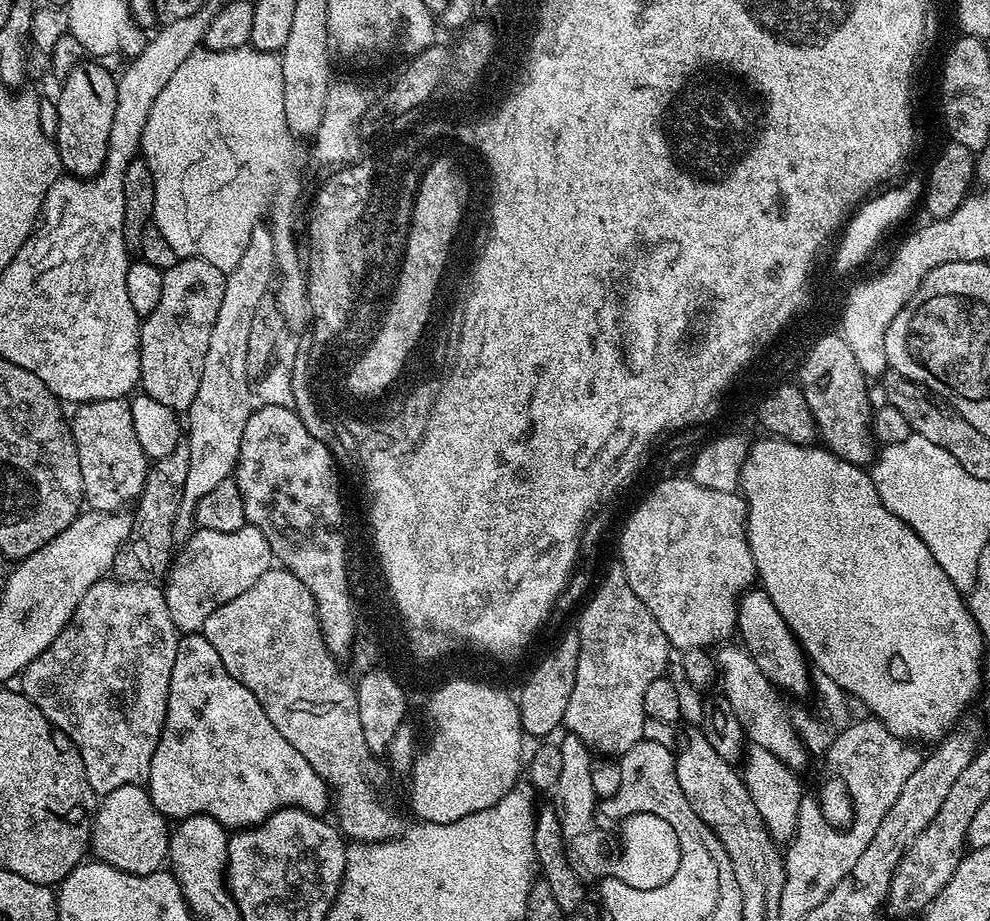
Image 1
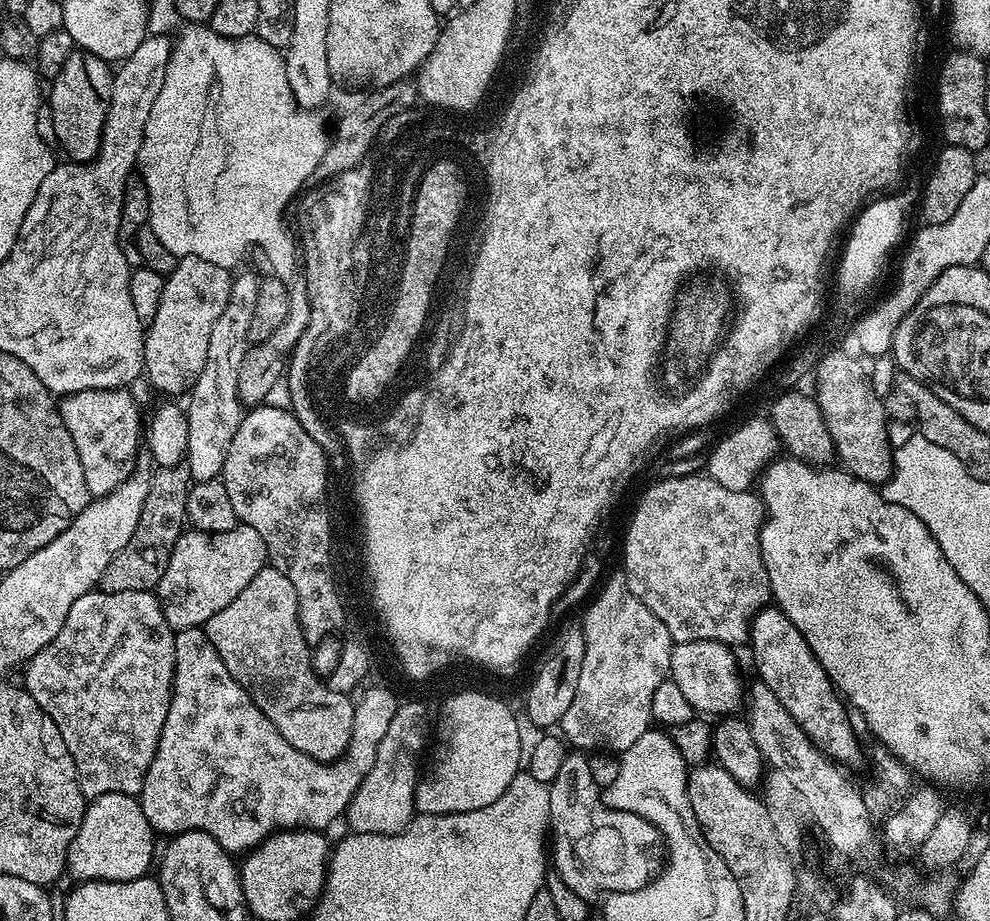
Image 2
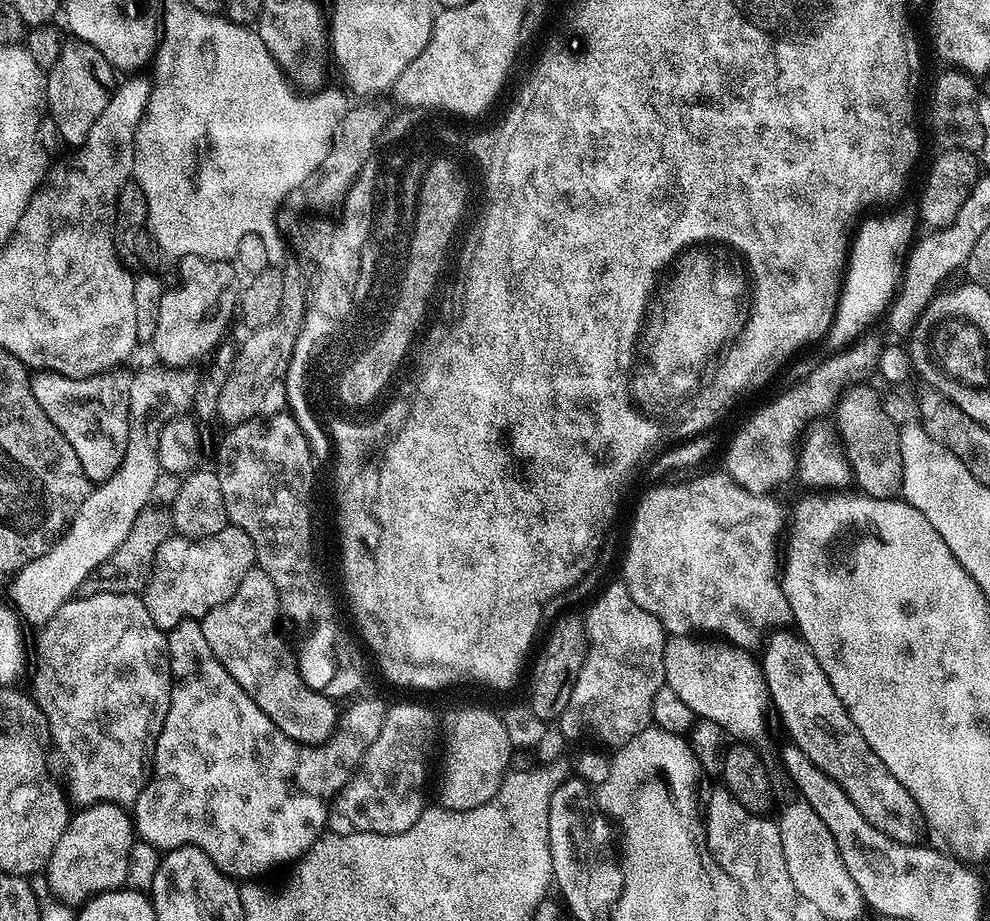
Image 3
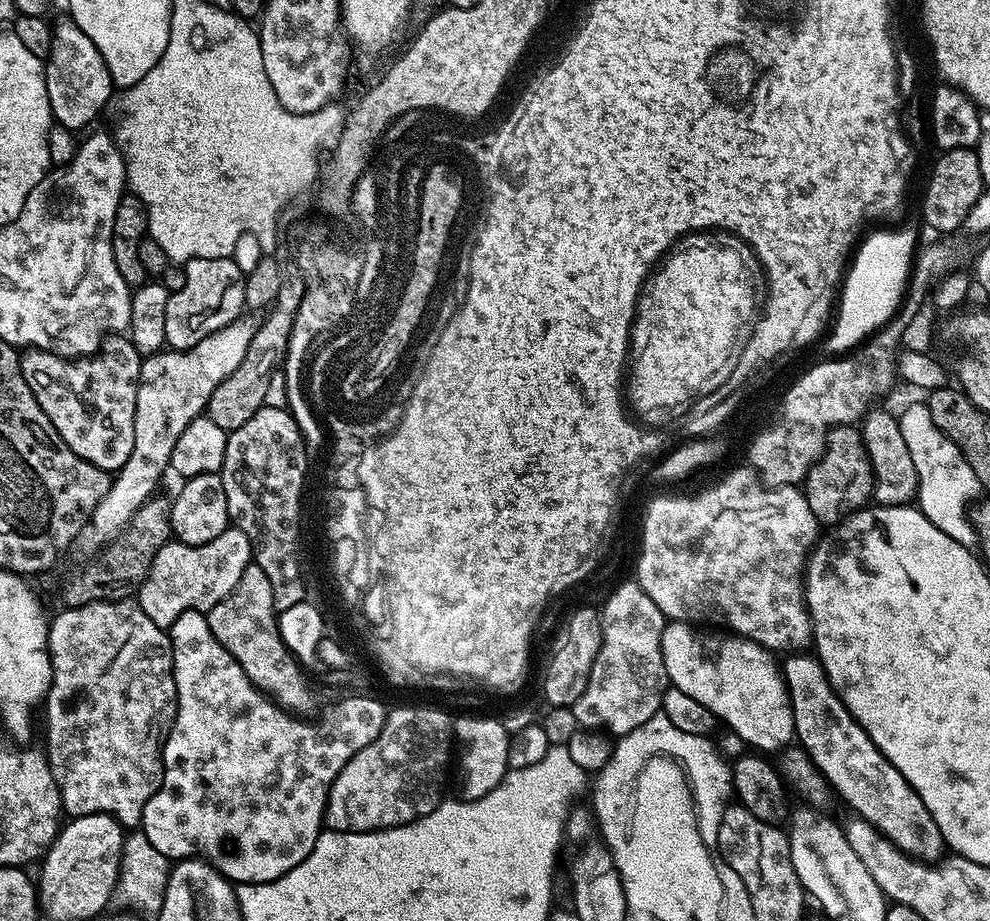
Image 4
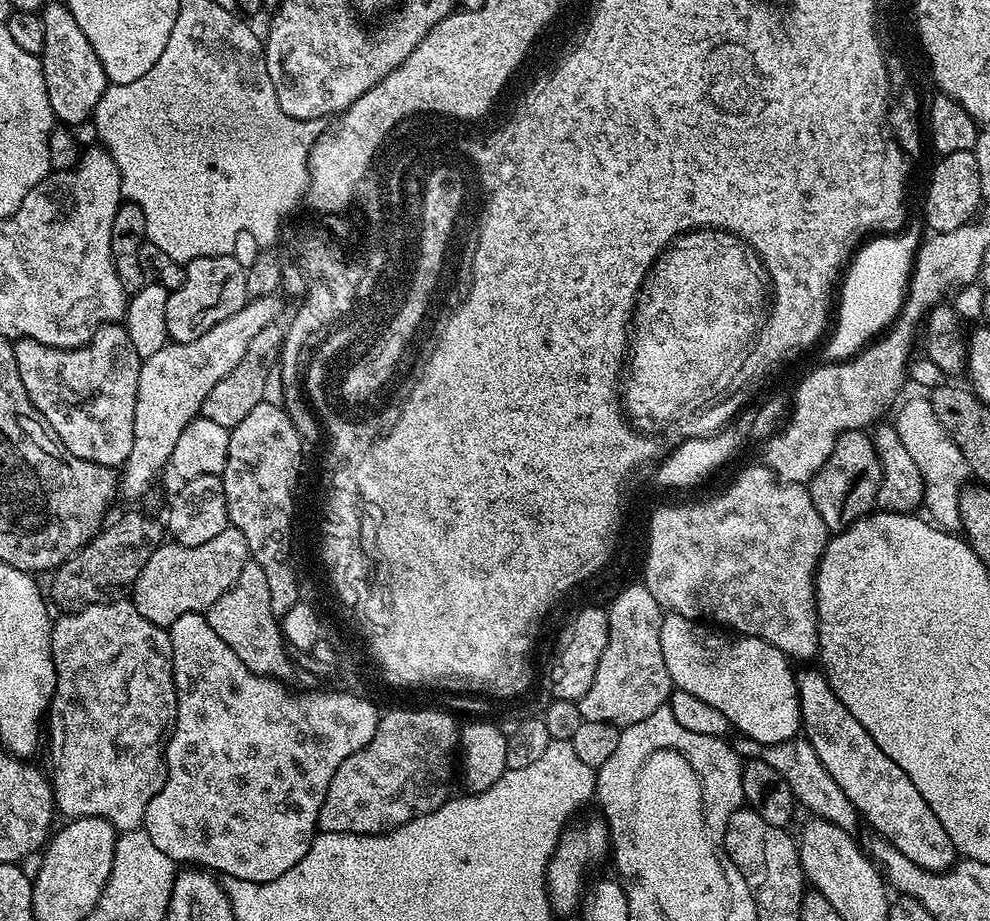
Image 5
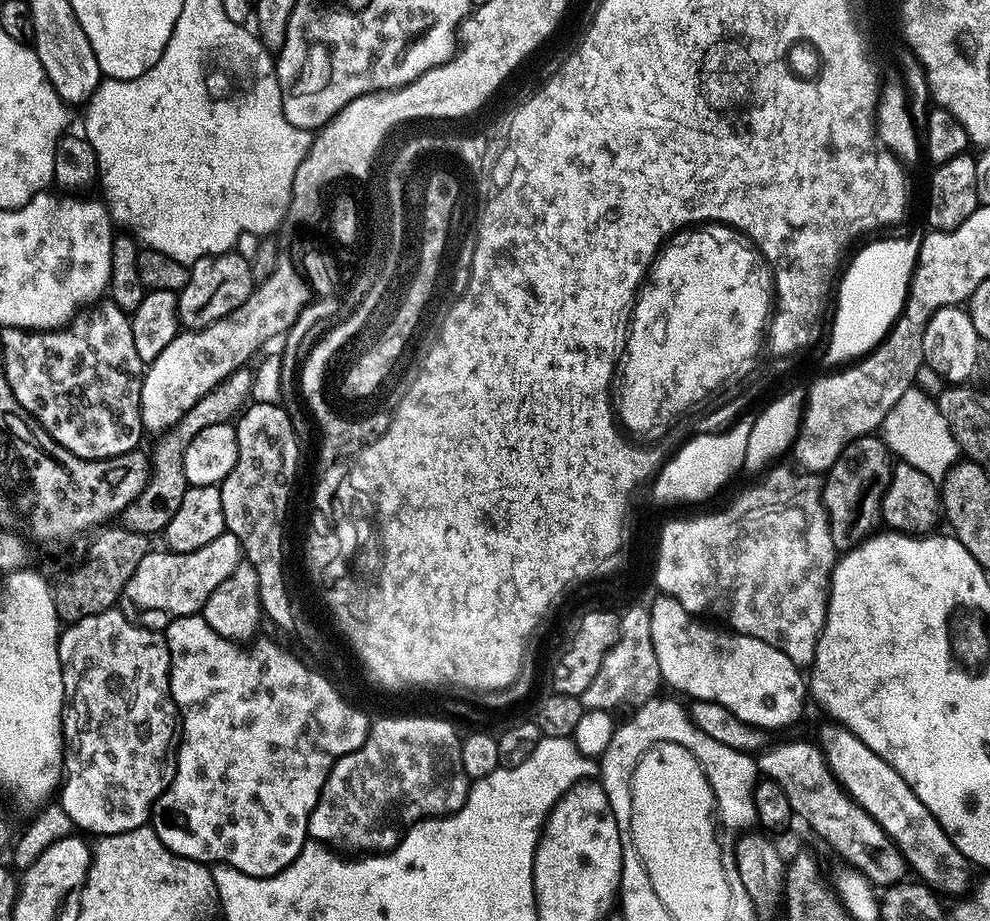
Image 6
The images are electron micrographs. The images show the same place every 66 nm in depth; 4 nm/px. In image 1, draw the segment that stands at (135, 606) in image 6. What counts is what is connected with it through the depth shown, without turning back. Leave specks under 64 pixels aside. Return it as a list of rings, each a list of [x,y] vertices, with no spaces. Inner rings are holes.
[[[249,523],[229,532],[196,528],[181,548],[184,549],[175,555],[163,585],[170,622],[174,622],[180,634],[199,633],[206,618],[210,618],[218,606],[226,606],[230,598],[238,598],[238,594],[250,590],[274,564],[266,534]]]

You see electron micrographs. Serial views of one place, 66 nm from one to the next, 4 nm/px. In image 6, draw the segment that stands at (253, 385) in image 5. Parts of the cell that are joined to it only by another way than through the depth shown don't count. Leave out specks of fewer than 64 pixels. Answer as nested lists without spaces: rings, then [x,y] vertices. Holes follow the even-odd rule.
[[[249,367],[236,368],[222,383],[204,394],[172,429],[157,437],[158,442],[153,452],[150,452],[148,484],[131,506],[124,509],[122,520],[125,525],[147,536],[163,533],[171,518],[174,518],[188,487],[184,474],[186,448],[206,426],[231,423],[247,407],[252,395],[253,380],[253,371]]]

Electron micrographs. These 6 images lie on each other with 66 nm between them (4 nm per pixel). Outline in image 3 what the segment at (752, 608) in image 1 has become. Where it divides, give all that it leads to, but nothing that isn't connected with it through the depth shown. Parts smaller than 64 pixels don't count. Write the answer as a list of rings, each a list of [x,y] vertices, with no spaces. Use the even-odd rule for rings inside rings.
[[[772,630],[764,644],[765,682],[768,683],[771,703],[780,711],[792,731],[791,740],[828,776],[834,777],[858,806],[863,816],[900,844],[913,843],[912,824],[925,823],[926,817],[916,799],[890,774],[890,770],[868,745],[866,738],[854,726],[842,698],[834,690],[826,670],[818,662],[815,651],[803,635],[788,630]]]

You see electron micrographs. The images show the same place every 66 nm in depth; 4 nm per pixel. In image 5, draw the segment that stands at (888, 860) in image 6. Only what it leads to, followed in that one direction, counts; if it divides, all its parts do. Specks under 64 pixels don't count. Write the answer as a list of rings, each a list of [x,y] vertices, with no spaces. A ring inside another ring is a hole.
[[[797,736],[782,743],[765,746],[764,744],[747,737],[737,737],[738,740],[731,741],[730,747],[736,755],[743,760],[760,759],[774,770],[778,770],[783,780],[791,788],[792,796],[804,809],[810,811],[813,817],[834,823],[841,829],[850,832],[858,821],[858,813],[853,804],[846,798],[845,792],[841,790],[836,782],[830,778],[830,774],[821,765],[821,760],[814,753],[813,747],[808,740]]]

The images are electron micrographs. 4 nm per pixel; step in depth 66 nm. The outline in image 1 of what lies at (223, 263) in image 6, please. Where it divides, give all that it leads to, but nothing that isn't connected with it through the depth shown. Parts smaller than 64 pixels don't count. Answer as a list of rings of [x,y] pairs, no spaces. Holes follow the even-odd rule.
[[[180,258],[174,266],[163,269],[164,281],[162,282],[162,298],[158,306],[149,316],[143,317],[140,325],[140,383],[143,395],[154,398],[154,402],[162,402],[162,406],[170,406],[177,414],[187,413],[189,406],[194,402],[194,394],[198,394],[198,382],[202,382],[202,366],[206,366],[206,350],[210,347],[210,330],[214,330],[214,318],[218,318],[218,306],[222,306],[222,290],[224,289],[225,273],[218,270],[218,266],[210,266],[205,260]]]

